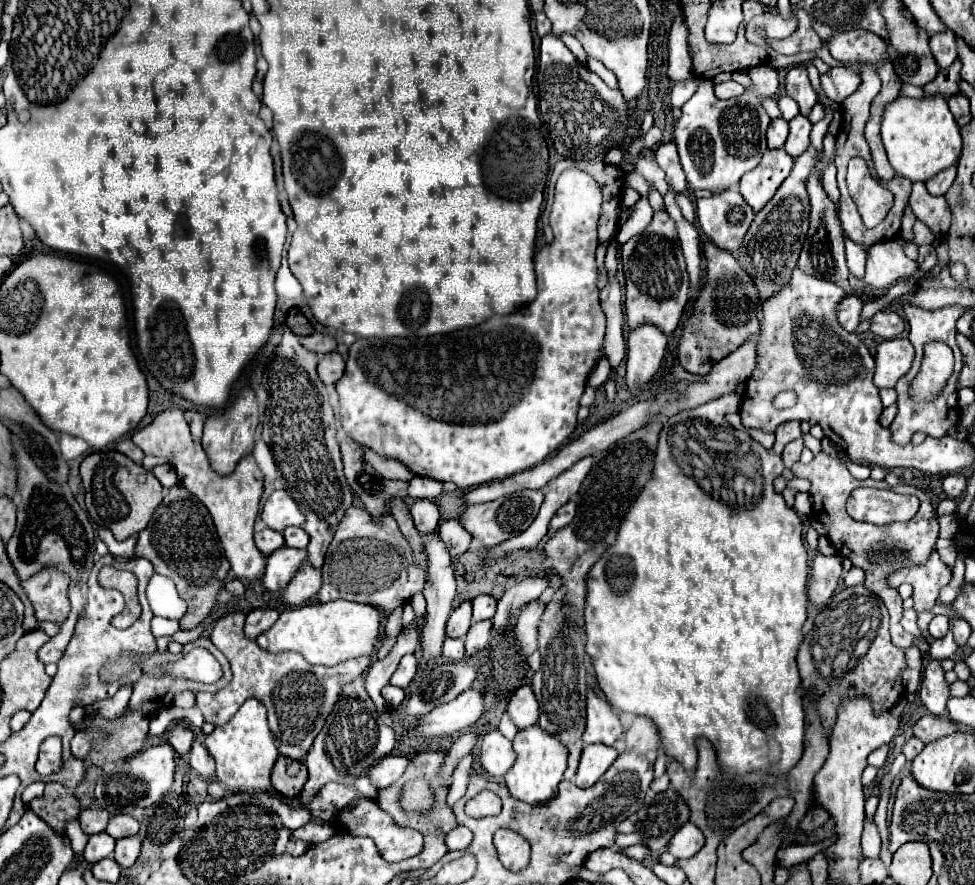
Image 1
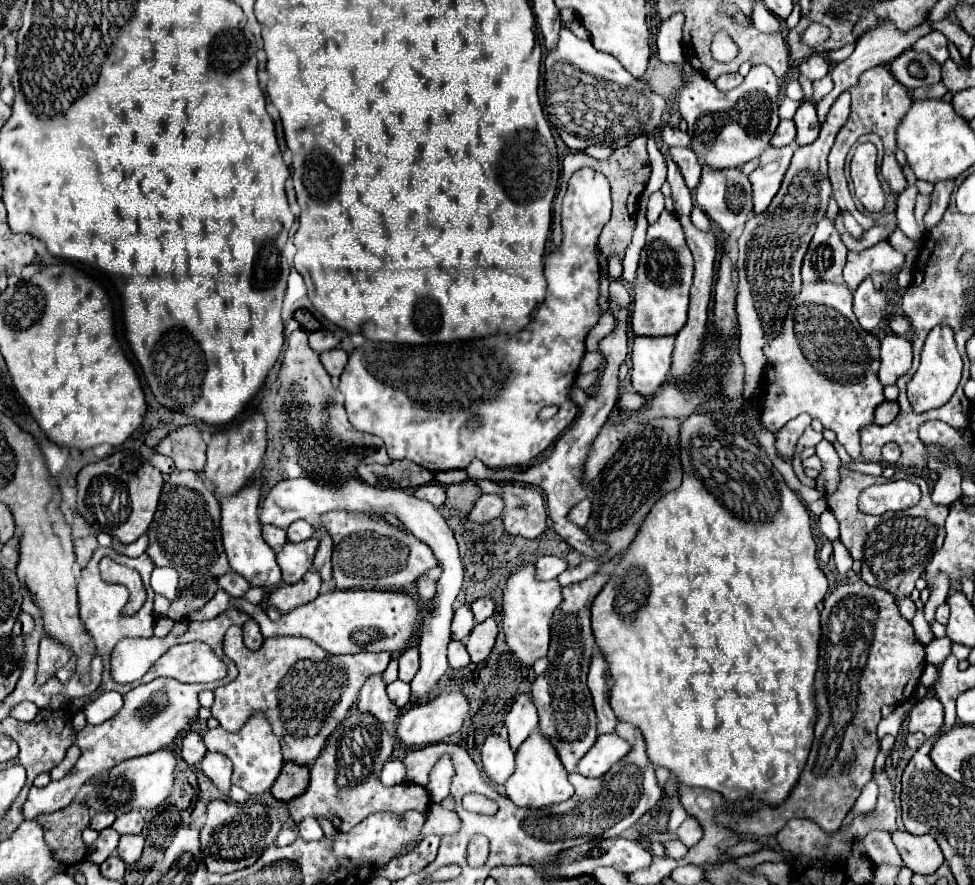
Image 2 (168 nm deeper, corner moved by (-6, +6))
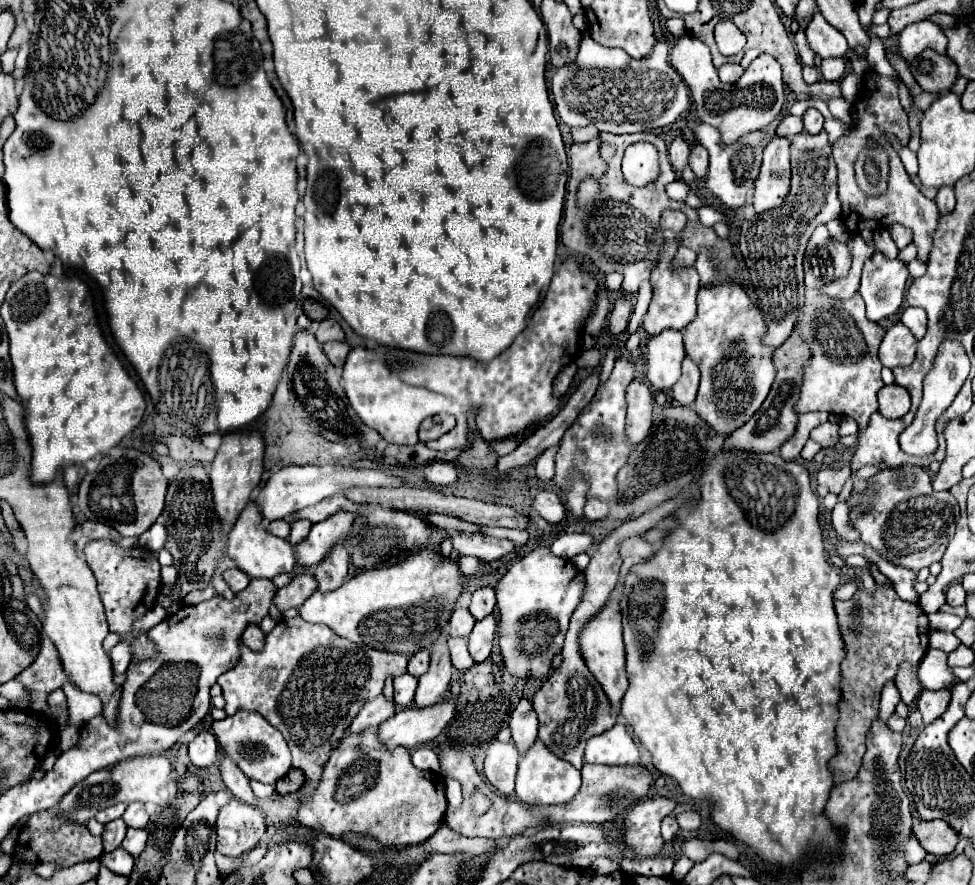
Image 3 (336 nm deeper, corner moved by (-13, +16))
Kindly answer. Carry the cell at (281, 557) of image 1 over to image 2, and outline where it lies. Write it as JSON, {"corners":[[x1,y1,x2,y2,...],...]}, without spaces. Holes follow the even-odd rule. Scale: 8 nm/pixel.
{"corners":[[315,534,313,538,309,538,305,542,297,542,297,544,287,542,277,552,277,564,283,572,283,582,285,584,295,584,311,568,317,544,319,544,319,536]]}

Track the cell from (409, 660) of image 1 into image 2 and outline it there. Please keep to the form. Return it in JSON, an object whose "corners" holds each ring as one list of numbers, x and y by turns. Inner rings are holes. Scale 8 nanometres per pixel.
{"corners":[[413,646,413,648,407,648,399,656,399,680,401,682,411,682,417,668,419,668,419,650]]}

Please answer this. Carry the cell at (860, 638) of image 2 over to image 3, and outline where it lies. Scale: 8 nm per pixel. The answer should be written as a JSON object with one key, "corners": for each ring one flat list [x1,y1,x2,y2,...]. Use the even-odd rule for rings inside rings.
{"corners":[[878,586,874,594,860,588,850,600,836,600,836,614,840,622,840,632,846,642,846,658,842,662,842,702,840,720,836,726,836,742,840,754,832,758,830,768,834,784,852,780,866,752,866,732,872,720,878,716,880,690,888,680,894,680,896,670,902,662,918,664,928,650,928,626,920,622,922,608,914,602,902,600,892,586]]}

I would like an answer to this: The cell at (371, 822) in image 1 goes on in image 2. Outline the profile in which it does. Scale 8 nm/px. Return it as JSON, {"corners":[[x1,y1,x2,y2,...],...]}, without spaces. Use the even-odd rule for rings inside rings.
{"corners":[[353,704,347,718,327,738,323,752,313,762,309,788,305,794,289,802,289,812,295,824,305,816,327,816,335,830,345,832,375,812,393,812,403,816,409,810,427,810,429,792,425,788,417,784,397,784,387,788,379,782,379,772,391,756,393,744,395,736,373,714,359,712,357,704]]}

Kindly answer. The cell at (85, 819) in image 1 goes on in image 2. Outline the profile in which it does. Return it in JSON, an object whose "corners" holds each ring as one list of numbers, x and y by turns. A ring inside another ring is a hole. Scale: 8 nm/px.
{"corners":[[99,812,99,814,95,814,91,818,91,828,101,832,103,828,109,828,113,822,115,822,115,814,113,812]]}

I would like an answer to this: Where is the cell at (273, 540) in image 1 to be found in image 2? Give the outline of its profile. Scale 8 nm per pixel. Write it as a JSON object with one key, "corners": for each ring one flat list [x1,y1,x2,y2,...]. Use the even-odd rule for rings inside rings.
{"corners":[[265,524,265,526,263,526,263,540,277,552,277,550,281,550,281,546,287,542,287,532,285,532,283,528]]}

